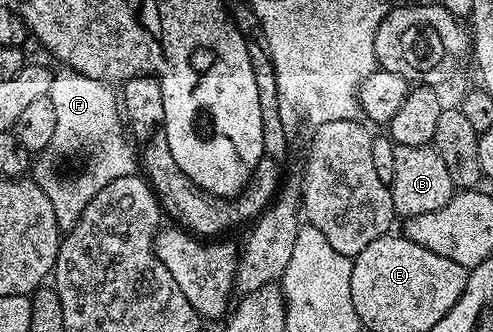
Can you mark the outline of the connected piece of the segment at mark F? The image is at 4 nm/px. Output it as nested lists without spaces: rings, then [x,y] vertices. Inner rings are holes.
[[[72,71],[58,72],[49,88],[48,96],[55,106],[55,135],[51,138],[48,152],[57,157],[89,153],[85,170],[74,177],[64,177],[63,174],[56,173],[49,161],[41,161],[38,165],[36,162],[32,166],[32,176],[37,185],[43,187],[47,199],[51,199],[51,207],[55,207],[57,226],[62,231],[72,229],[83,215],[87,203],[91,203],[93,196],[103,187],[107,187],[111,179],[131,177],[138,172],[139,161],[136,156],[133,158],[134,146],[123,128],[119,97],[118,94],[117,97],[113,94],[113,89],[112,84]]]

